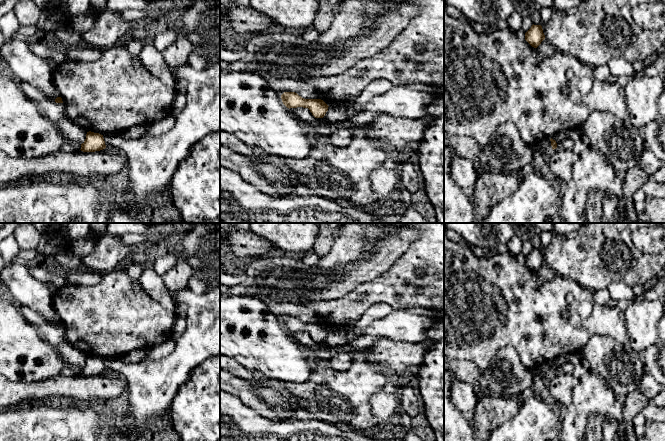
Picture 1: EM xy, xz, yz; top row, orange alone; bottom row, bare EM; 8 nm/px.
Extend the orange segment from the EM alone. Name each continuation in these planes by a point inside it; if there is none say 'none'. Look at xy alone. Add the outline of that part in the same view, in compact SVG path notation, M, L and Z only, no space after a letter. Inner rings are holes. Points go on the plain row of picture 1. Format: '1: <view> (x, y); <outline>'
none

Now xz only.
none

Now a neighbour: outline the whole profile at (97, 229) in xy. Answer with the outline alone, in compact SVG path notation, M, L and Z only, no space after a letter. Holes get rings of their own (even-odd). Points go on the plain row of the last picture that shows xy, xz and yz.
M91 223L90 233L94 235L103 235L107 232L107 223Z

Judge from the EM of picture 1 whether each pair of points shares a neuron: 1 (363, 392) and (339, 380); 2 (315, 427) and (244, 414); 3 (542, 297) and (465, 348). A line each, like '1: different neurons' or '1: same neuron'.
1: same neuron
2: same neuron
3: same neuron

